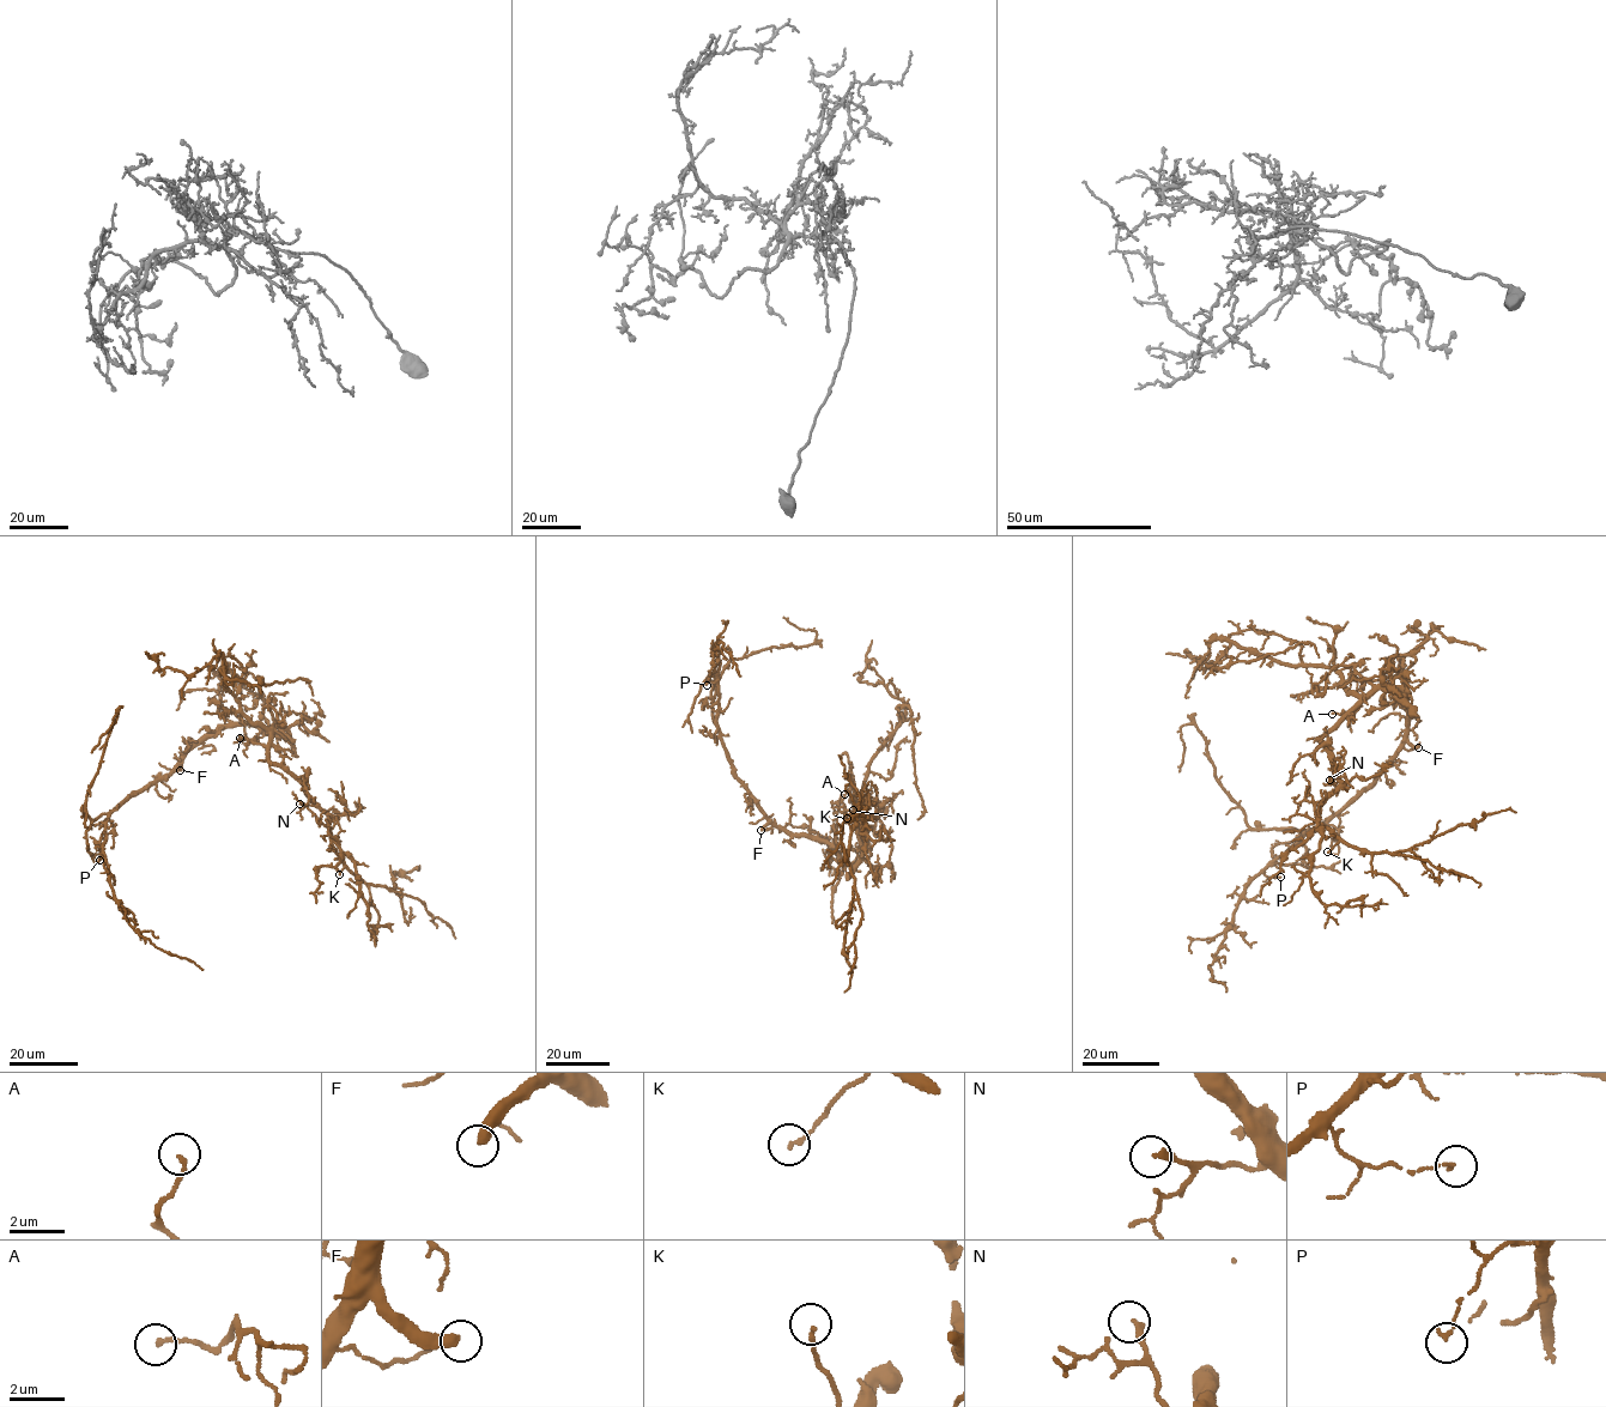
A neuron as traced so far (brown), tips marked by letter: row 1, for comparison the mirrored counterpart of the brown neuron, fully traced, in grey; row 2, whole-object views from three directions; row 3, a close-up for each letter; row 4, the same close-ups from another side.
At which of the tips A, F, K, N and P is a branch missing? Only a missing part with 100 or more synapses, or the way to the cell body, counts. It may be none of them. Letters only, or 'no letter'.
no letter

